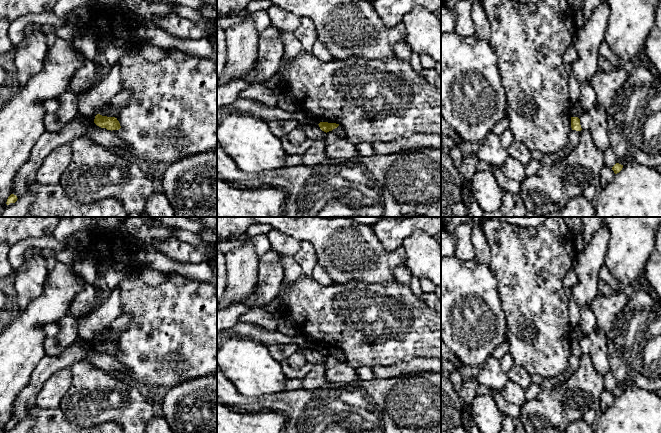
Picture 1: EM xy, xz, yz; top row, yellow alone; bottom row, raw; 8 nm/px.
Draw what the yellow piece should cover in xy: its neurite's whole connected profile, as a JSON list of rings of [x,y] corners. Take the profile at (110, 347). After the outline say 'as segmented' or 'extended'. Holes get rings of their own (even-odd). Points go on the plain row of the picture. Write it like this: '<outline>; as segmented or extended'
[[[97,338],[94,343],[94,347],[107,354],[119,354],[121,352],[119,345],[115,341],[107,341]]]; as segmented

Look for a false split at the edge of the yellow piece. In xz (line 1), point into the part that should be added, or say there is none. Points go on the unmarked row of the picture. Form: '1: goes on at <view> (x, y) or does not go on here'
1: does not go on here

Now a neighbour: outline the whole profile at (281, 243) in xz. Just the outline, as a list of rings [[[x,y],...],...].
[[[276,229],[267,233],[272,250],[279,255],[294,256],[301,248],[301,241]]]

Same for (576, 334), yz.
[[[579,325],[571,327],[569,337],[571,341],[578,342],[580,342],[584,338],[583,331]]]

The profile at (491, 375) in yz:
[[[490,356],[480,367],[477,380],[480,385],[500,391],[507,384],[509,377],[501,368],[500,361]]]

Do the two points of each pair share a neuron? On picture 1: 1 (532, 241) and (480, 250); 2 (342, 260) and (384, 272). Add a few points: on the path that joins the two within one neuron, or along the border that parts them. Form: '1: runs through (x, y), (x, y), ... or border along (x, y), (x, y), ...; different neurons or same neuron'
1: border along (480, 227), (488, 245), (488, 265); different neurons
2: runs through (352, 260), (367, 260), (374, 265); same neuron

